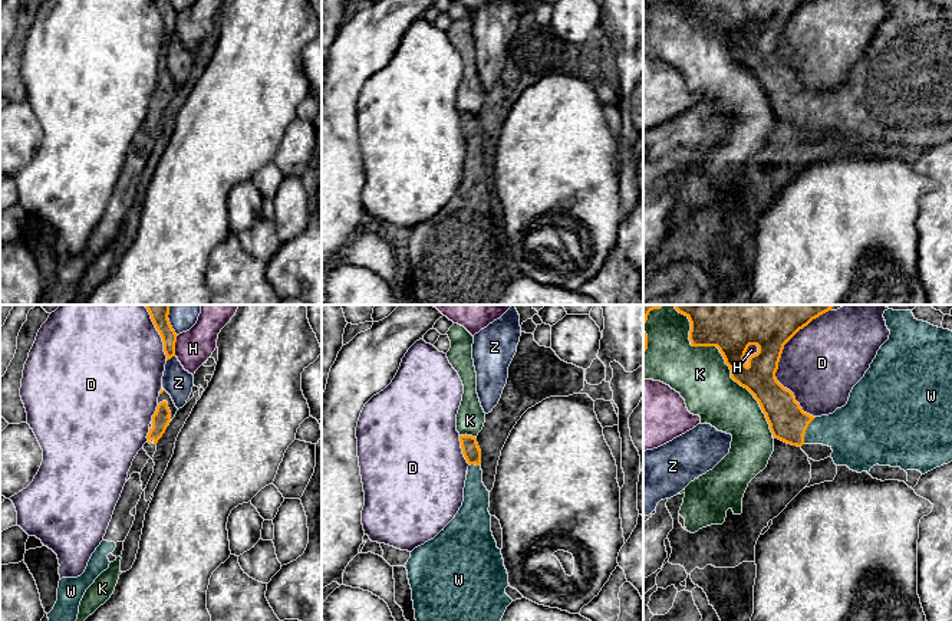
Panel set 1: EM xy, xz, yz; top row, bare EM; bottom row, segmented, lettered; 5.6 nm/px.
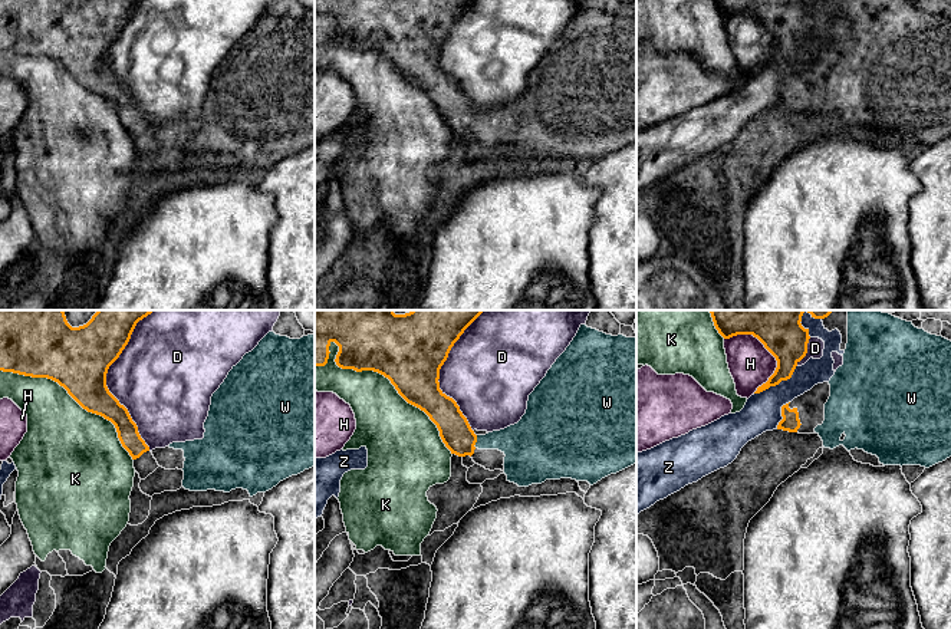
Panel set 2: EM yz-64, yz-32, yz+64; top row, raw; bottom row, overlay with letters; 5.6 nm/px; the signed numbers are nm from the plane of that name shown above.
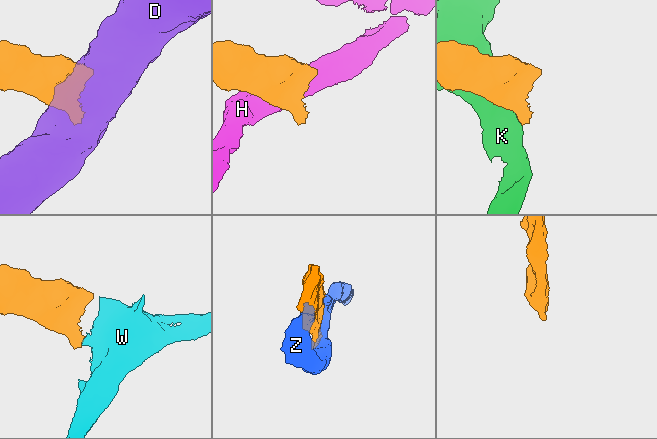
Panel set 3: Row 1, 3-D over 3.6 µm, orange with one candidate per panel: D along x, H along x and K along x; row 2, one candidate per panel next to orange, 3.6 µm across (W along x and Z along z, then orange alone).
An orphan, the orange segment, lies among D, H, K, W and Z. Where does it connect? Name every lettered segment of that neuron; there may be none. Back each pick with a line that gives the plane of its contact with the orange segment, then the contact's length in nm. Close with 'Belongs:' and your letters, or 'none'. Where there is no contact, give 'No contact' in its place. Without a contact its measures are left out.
W: Touches orange in yz. Shared border 170 nm
Belongs: W

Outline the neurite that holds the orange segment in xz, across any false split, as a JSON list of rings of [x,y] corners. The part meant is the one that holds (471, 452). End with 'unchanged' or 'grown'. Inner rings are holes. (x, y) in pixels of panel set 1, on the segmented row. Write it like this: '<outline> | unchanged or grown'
[[[459,436],[462,454],[467,460],[468,474],[464,487],[464,502],[455,518],[431,540],[411,552],[405,568],[412,589],[416,621],[501,621],[513,599],[505,594],[508,574],[504,566],[501,549],[491,532],[490,492],[482,483],[481,450],[472,436]]] | grown

